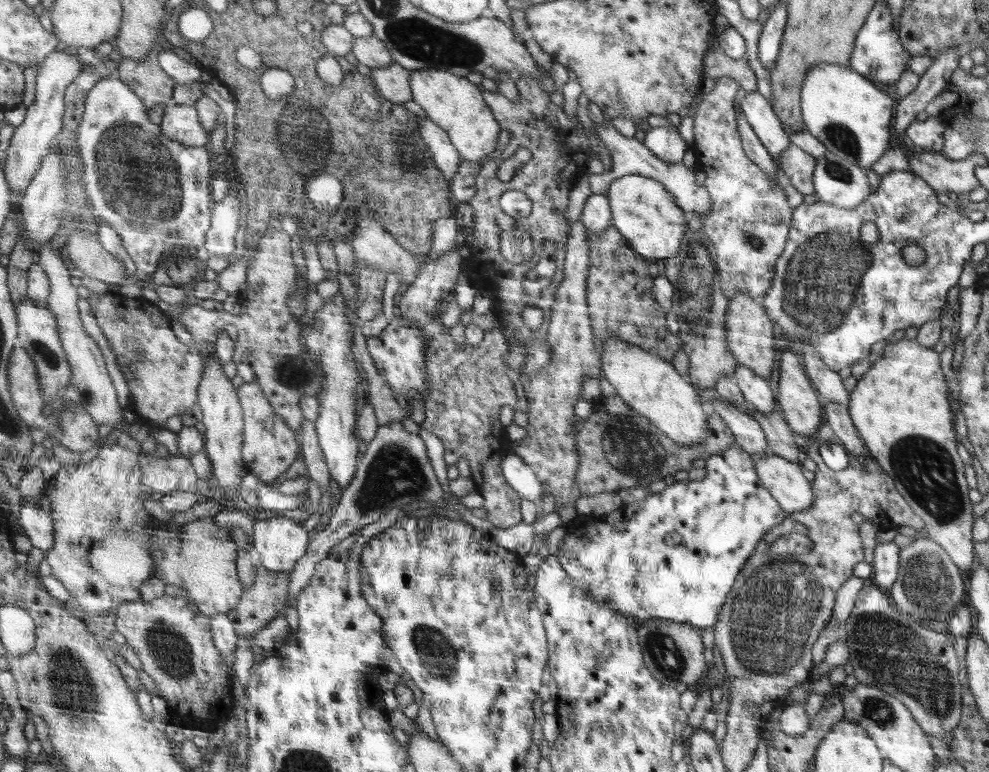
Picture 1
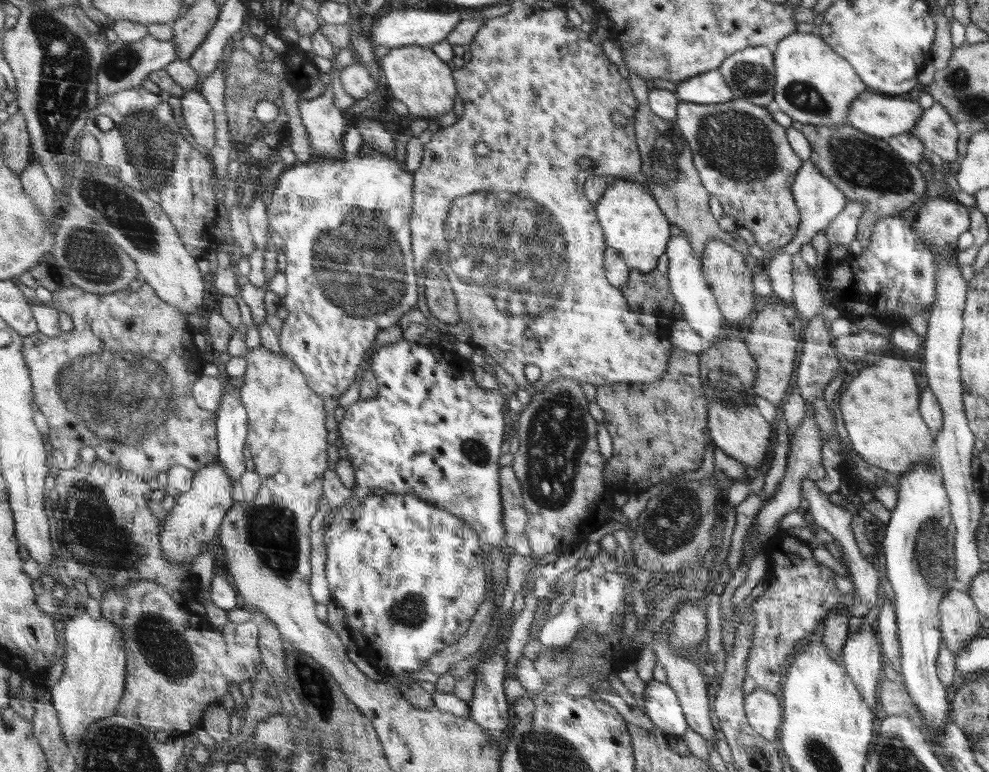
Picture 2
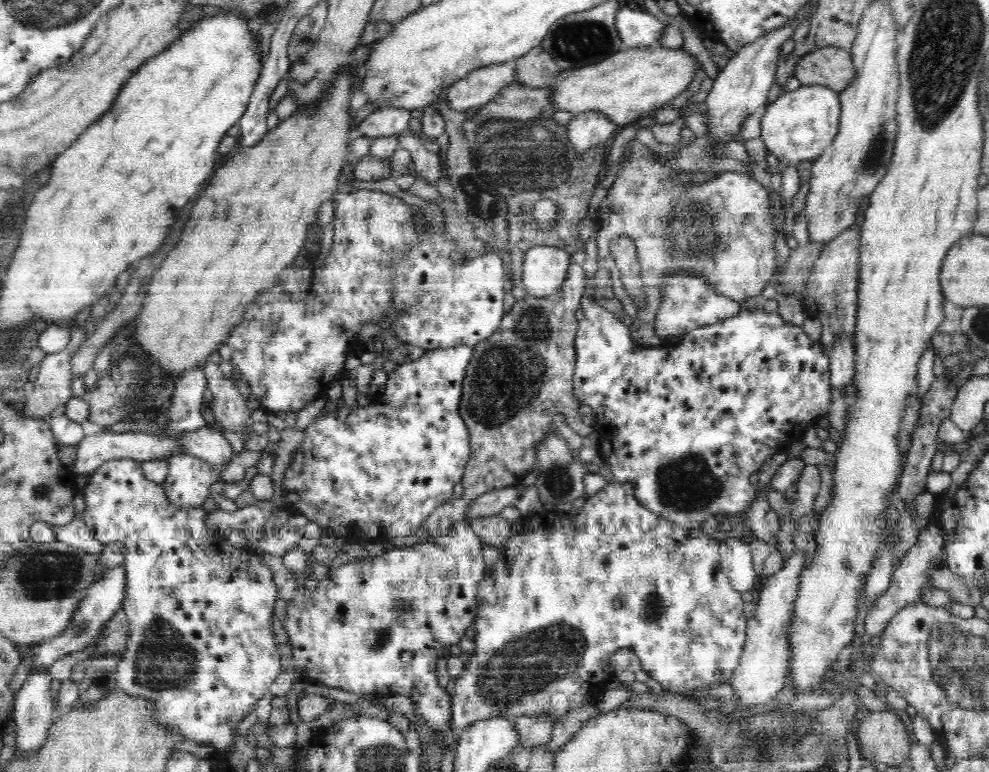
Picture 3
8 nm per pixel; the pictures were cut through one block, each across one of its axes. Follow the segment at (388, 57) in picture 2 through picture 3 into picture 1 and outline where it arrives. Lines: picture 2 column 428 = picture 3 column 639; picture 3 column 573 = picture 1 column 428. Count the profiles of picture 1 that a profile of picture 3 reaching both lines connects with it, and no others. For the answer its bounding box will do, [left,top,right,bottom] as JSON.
[411,69,502,161]

